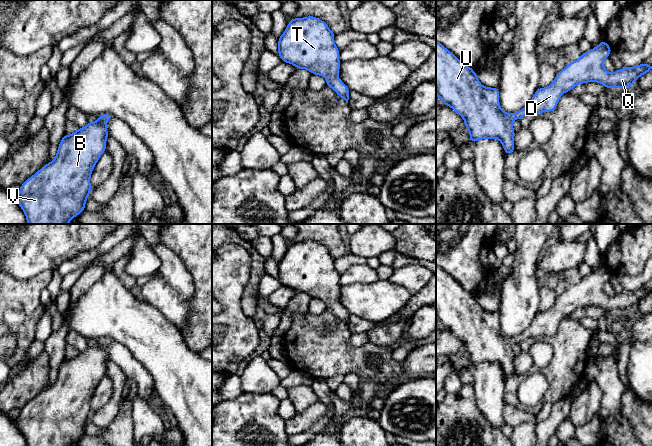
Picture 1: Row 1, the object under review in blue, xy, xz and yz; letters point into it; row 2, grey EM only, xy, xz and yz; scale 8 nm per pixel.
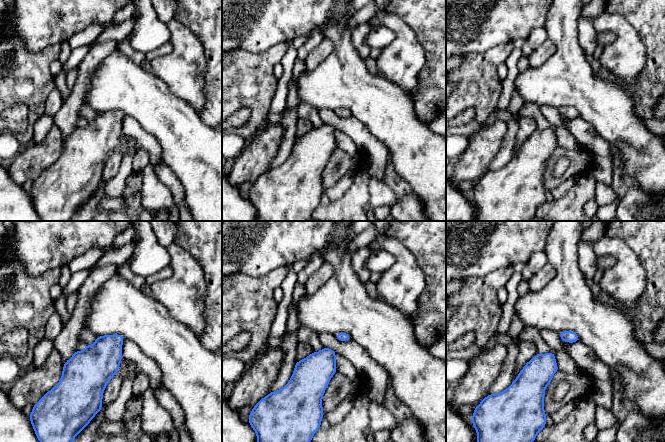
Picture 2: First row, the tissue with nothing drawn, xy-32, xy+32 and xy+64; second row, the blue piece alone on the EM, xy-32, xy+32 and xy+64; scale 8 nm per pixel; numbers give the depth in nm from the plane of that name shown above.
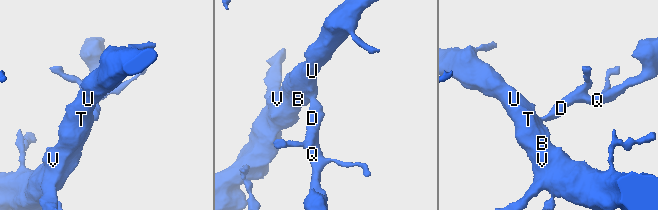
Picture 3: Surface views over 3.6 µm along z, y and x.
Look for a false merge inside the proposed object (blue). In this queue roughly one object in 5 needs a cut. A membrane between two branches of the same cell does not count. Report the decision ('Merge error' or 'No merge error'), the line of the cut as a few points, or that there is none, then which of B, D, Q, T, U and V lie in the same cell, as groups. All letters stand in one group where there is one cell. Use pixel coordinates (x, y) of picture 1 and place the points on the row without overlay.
No merge error. No split. Groups: B D Q T U V

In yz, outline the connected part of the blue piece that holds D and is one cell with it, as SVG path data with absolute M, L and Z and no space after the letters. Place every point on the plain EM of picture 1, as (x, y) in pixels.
M602 264L598 270L587 276L583 276L577 284L569 287L561 295L558 295L552 308L545 312L538 312L531 325L523 333L509 338L504 336L500 331L499 312L483 310L472 291L465 290L458 281L436 265L436 319L443 328L451 331L464 343L464 348L470 359L470 367L484 362L497 363L502 367L505 379L507 380L515 375L515 355L513 352L513 345L515 343L521 344L530 337L540 338L554 335L561 320L578 308L598 306L605 312L618 313L631 311L640 300L647 298L652 293L651 289L642 287L633 291L624 290L621 294L610 297L604 292L604 285L609 281L611 274L611 271Z

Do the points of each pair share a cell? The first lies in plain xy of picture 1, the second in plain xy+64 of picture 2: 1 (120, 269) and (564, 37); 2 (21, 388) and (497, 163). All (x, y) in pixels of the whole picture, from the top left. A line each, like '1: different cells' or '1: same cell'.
1: different cells
2: different cells

